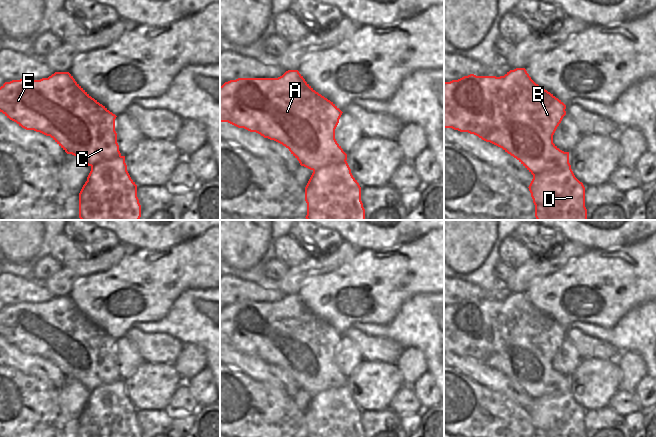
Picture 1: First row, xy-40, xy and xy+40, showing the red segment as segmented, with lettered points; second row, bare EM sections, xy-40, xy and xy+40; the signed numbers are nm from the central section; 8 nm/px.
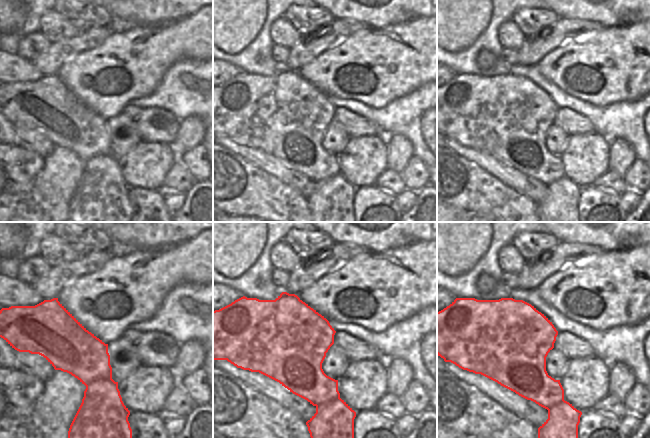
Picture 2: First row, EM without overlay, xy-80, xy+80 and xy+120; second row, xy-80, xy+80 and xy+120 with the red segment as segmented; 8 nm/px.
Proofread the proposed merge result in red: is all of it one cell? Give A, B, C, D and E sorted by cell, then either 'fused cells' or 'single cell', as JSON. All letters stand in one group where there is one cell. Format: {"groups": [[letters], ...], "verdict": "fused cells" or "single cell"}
{"groups": [["A", "B", "C", "E"], ["D"]], "verdict": "fused cells"}

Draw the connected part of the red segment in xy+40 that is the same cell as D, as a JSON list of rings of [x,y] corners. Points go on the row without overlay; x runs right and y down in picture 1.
[[[571,392],[533,400],[528,412],[535,437],[587,437],[585,411]]]

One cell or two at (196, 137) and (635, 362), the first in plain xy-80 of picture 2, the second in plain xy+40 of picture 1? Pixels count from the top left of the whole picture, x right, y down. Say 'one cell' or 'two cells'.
one cell

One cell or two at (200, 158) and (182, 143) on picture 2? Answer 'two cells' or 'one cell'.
two cells

